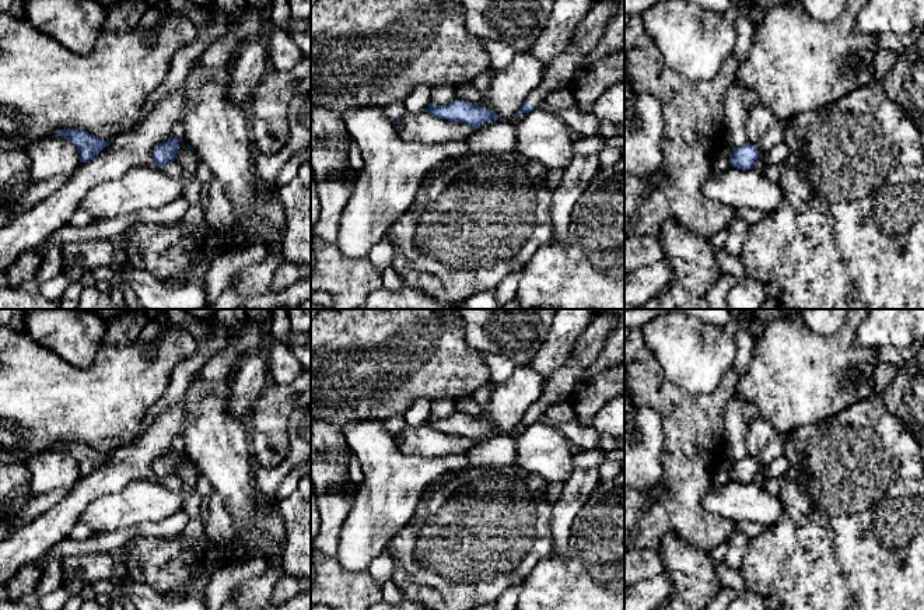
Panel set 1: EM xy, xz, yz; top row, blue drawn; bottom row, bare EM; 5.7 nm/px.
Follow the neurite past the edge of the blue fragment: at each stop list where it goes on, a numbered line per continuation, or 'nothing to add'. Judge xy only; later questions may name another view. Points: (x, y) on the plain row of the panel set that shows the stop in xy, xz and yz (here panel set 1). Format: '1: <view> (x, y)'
nothing to add

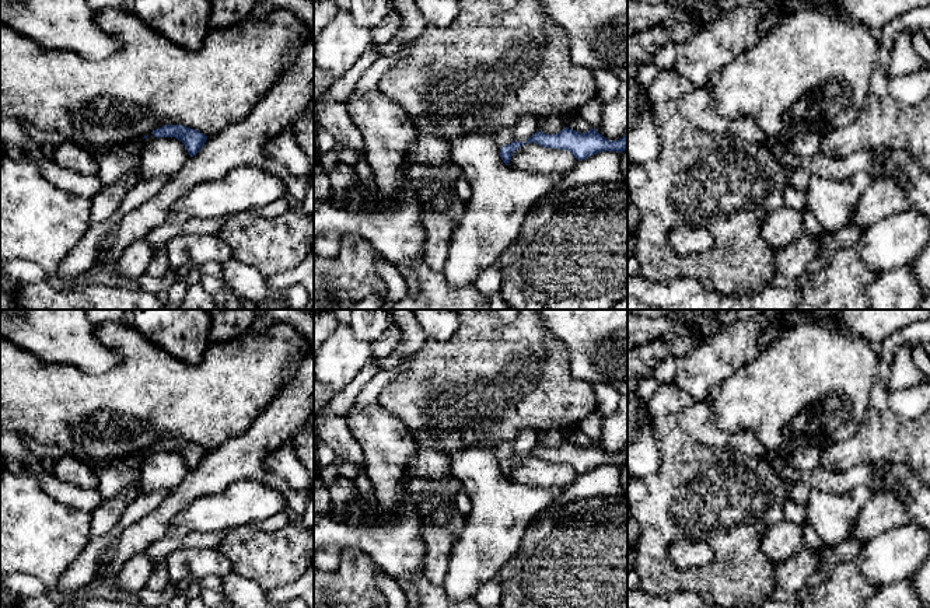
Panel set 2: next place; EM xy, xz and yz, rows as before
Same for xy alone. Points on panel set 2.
1: xy (133, 460)

